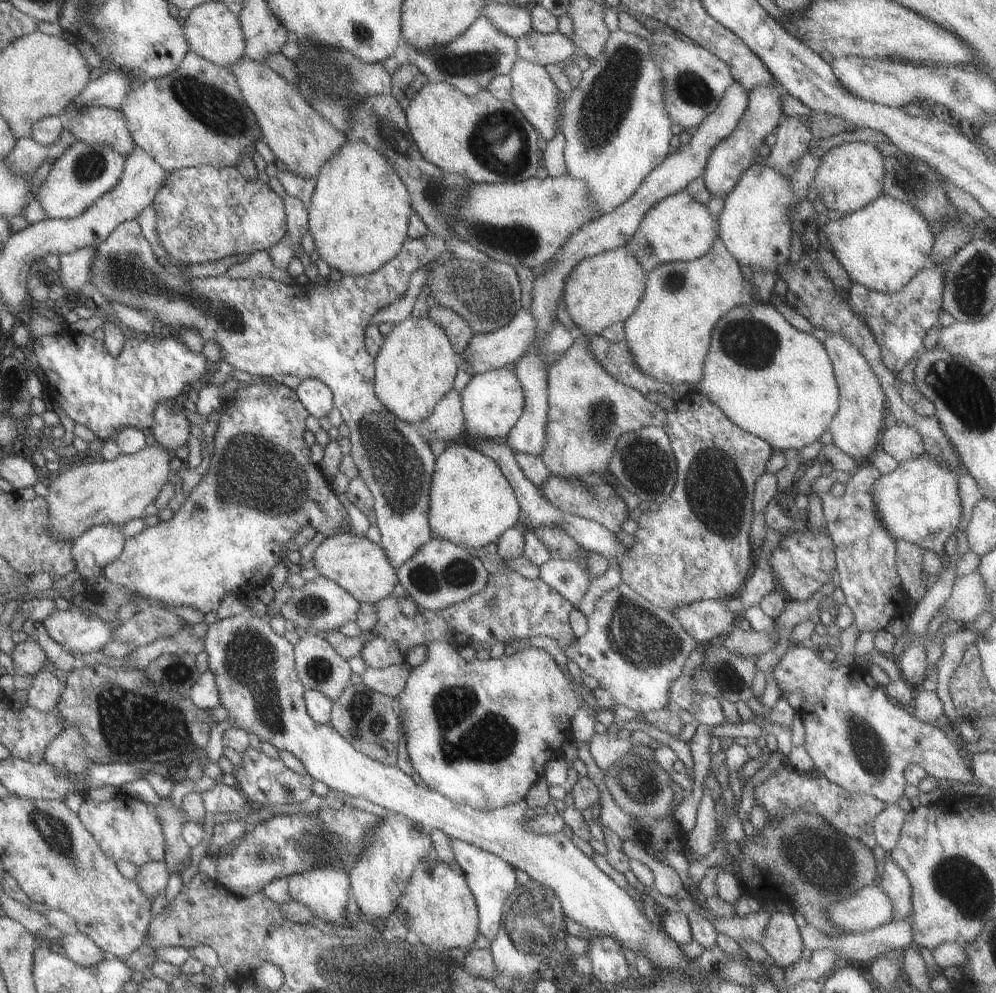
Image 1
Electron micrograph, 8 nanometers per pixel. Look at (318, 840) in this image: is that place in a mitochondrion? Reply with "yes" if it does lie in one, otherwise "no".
yes

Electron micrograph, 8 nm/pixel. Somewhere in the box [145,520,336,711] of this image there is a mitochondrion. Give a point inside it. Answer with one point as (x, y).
(176, 675)

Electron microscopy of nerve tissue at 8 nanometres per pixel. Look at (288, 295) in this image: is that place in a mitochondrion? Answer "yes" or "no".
no

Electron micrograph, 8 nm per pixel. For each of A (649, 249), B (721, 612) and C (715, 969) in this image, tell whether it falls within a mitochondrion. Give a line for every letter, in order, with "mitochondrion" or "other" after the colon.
A: mitochondrion
B: other
C: other

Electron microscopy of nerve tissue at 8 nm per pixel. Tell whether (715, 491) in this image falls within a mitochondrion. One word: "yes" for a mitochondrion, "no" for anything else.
yes

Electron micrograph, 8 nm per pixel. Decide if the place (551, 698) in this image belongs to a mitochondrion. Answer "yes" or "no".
no

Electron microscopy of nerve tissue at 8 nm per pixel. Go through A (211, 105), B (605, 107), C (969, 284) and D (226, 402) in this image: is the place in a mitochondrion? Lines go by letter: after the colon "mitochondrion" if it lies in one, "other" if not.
A: mitochondrion
B: mitochondrion
C: mitochondrion
D: other

